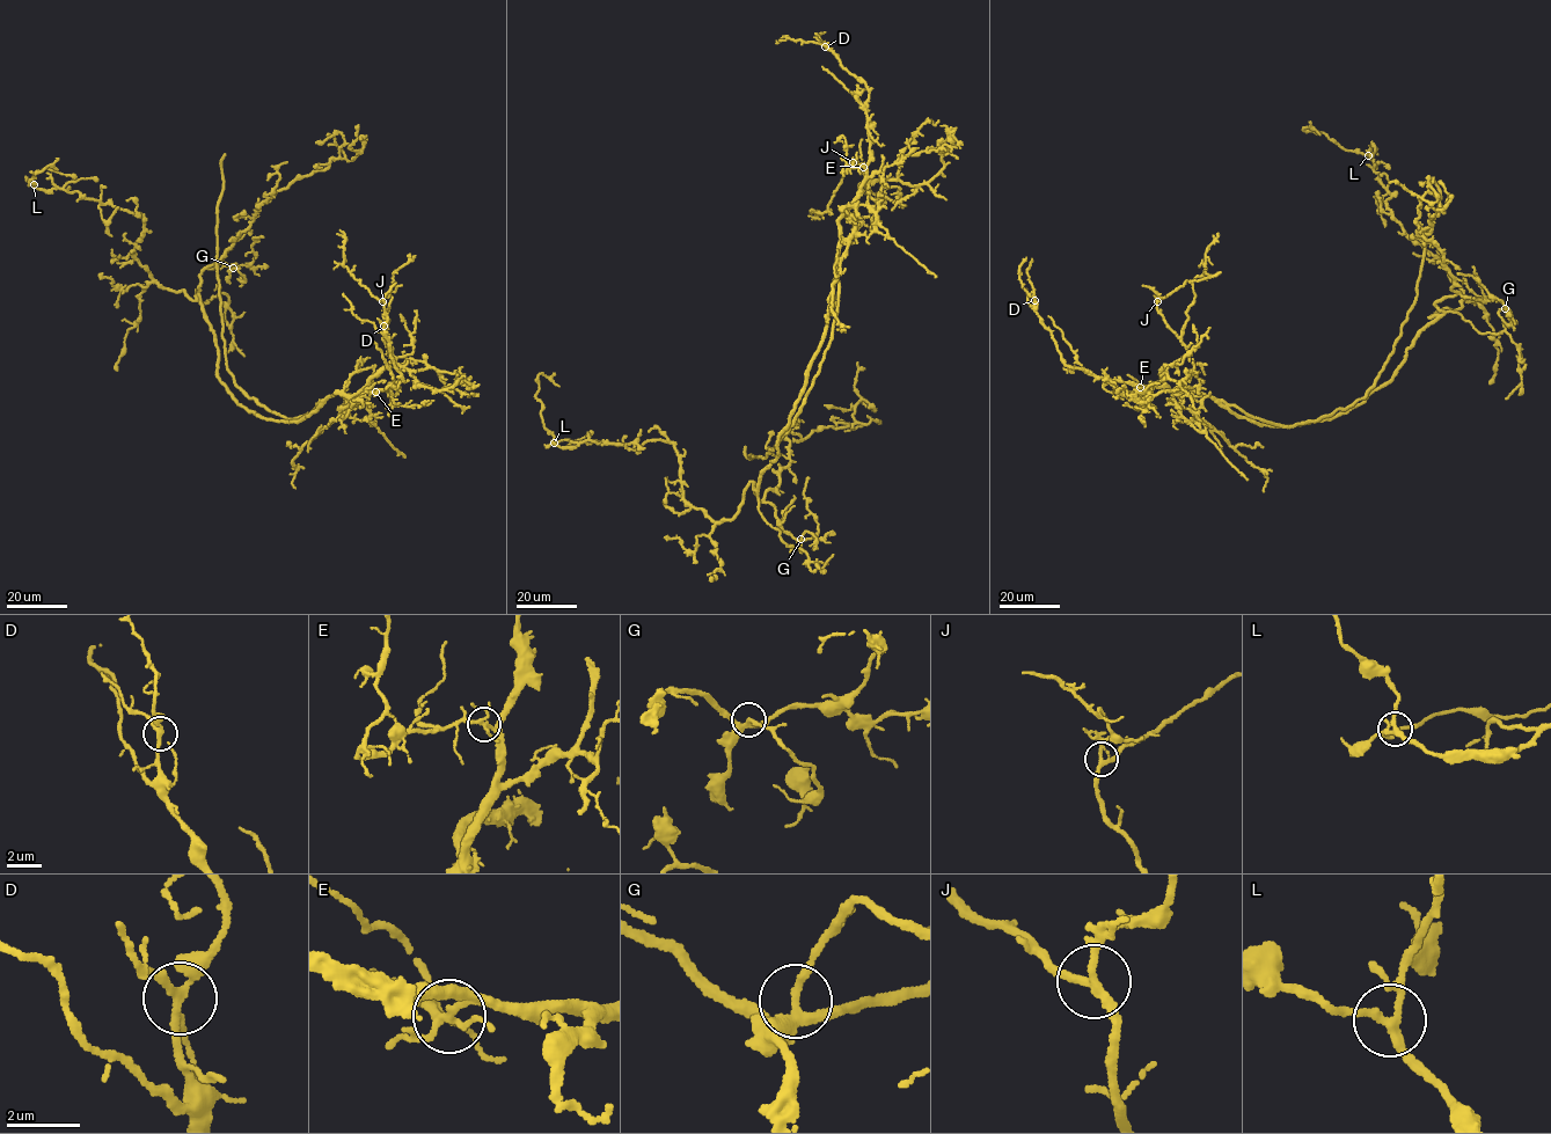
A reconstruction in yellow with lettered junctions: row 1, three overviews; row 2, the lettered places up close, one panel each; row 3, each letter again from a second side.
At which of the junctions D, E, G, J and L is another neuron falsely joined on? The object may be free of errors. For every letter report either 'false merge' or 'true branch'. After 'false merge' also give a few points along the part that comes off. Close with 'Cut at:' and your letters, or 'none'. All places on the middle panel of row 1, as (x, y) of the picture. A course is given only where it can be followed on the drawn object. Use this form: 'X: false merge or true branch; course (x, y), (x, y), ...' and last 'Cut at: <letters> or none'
D: true branch
E: true branch
G: true branch
J: true branch
L: true branch
Cut at: none

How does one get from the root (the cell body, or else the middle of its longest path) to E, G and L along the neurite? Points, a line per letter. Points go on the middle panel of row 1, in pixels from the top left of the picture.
E: (798, 399), (832, 304), (840, 246), (839, 218), (858, 194), (867, 175), (863, 167)
G: (798, 399), (756, 494), (753, 484), (755, 496), (775, 507), (781, 529), (800, 539)
L: (798, 399), (775, 461), (719, 521), (683, 498), (672, 443), (554, 443)

